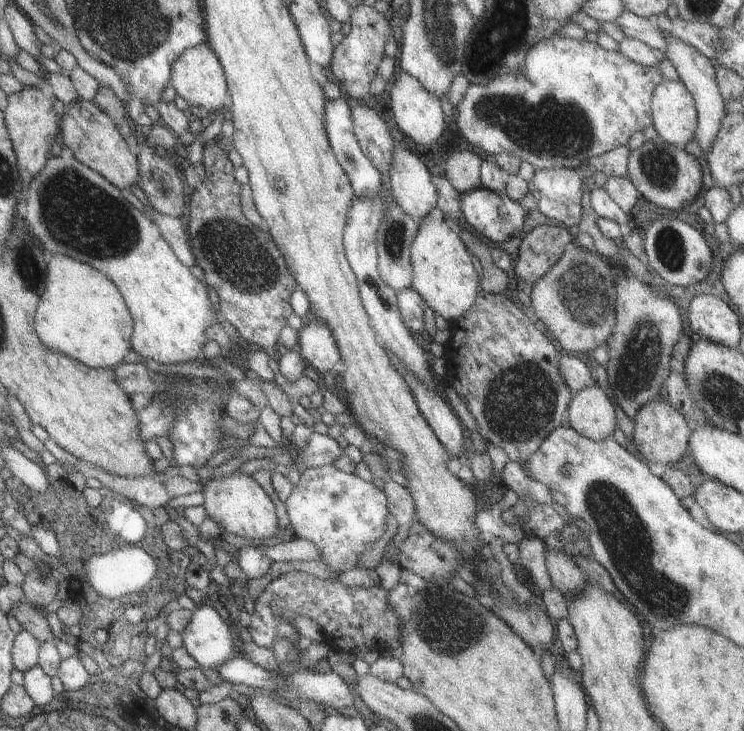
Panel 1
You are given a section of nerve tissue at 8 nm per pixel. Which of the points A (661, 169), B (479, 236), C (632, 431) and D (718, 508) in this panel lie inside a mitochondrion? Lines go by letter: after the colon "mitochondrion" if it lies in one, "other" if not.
A: mitochondrion
B: other
C: other
D: other

